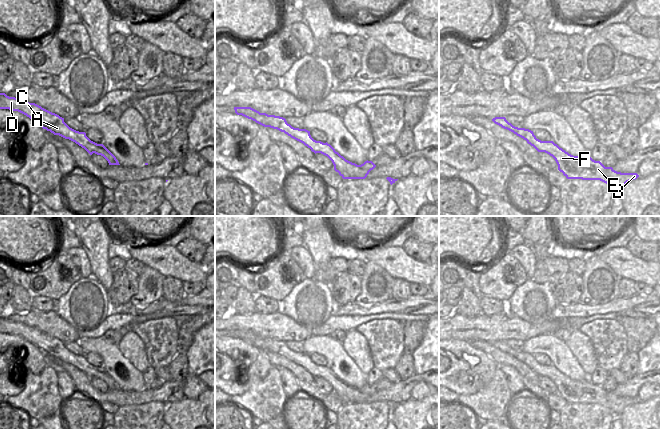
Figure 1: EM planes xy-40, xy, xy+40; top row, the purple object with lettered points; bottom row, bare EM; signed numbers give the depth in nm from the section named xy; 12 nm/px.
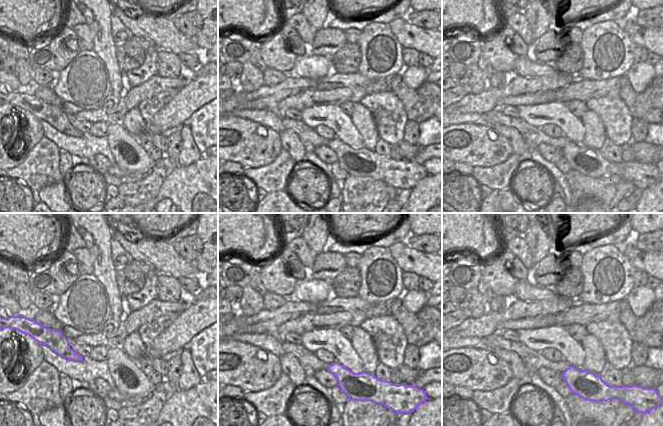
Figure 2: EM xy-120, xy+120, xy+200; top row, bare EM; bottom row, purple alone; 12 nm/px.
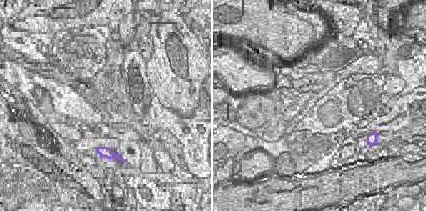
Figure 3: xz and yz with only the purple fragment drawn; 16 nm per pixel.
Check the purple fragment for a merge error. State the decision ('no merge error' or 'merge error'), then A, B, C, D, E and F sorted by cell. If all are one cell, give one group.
no merge error; groups A B C D E F

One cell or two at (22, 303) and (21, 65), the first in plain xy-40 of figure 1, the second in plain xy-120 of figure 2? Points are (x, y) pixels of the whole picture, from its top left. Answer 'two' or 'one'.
one

